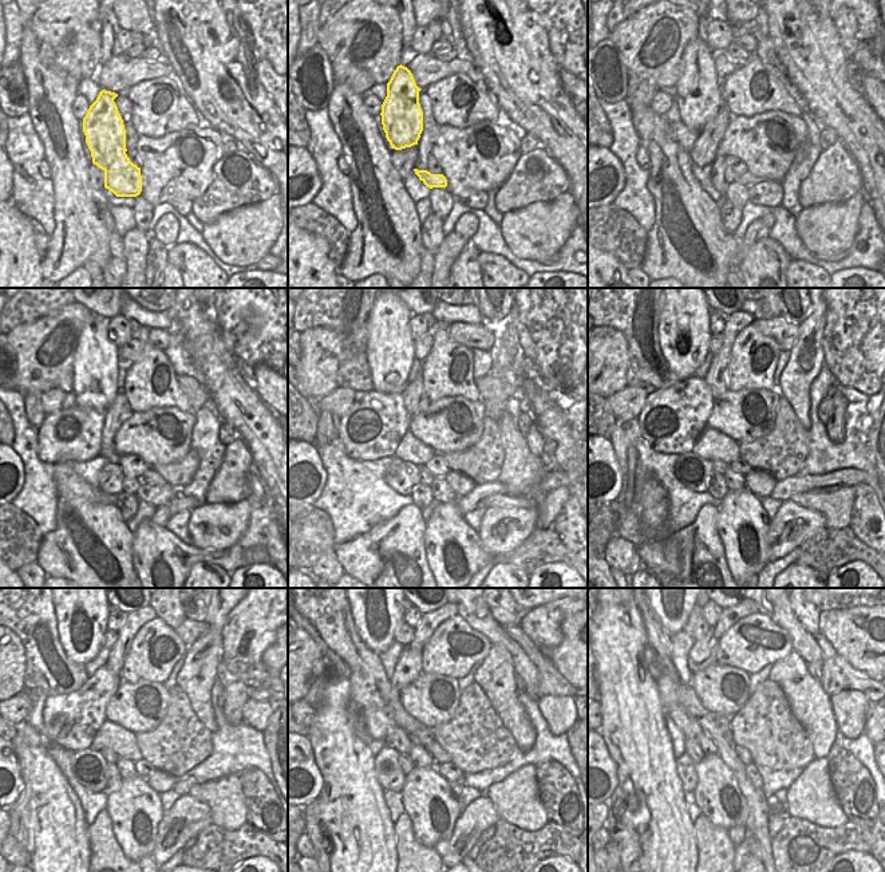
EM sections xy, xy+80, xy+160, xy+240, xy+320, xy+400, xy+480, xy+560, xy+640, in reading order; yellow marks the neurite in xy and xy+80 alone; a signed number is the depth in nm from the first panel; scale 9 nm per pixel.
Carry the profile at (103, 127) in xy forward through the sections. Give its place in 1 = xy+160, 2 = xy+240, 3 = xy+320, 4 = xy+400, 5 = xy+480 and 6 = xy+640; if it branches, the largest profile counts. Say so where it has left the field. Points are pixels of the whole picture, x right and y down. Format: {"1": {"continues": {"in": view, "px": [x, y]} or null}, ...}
{"1": {"continues": {"in": "xy+160", "px": [698, 93]}}, "2": {"continues": {"in": "xy+240", "px": [95, 367]}}, "3": {"continues": {"in": "xy+320", "px": [390, 355]}}, "4": {"continues": {"in": "xy+400", "px": [684, 334]}}, "5": {"continues": {"in": "xy+480", "px": [82, 615]}}, "6": {"continues": {"in": "xy+640", "px": [672, 615]}}}

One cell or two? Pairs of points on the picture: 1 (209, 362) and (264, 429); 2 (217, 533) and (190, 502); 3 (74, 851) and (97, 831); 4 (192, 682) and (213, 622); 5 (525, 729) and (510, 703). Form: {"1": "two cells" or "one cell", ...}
{"1": "one cell", "2": "two cells", "3": "two cells", "4": "one cell", "5": "one cell"}

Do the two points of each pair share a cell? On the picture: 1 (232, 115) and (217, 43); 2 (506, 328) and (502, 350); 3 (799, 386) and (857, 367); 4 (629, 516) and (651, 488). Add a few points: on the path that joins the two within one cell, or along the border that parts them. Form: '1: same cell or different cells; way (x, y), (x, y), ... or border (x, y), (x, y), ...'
1: same cell; way (222, 98), (217, 87), (217, 60)
2: same cell; way (506, 334), (506, 344)
3: different cells; border (822, 331), (825, 362)
4: different cells; border (648, 477), (639, 494), (639, 517), (656, 531)

